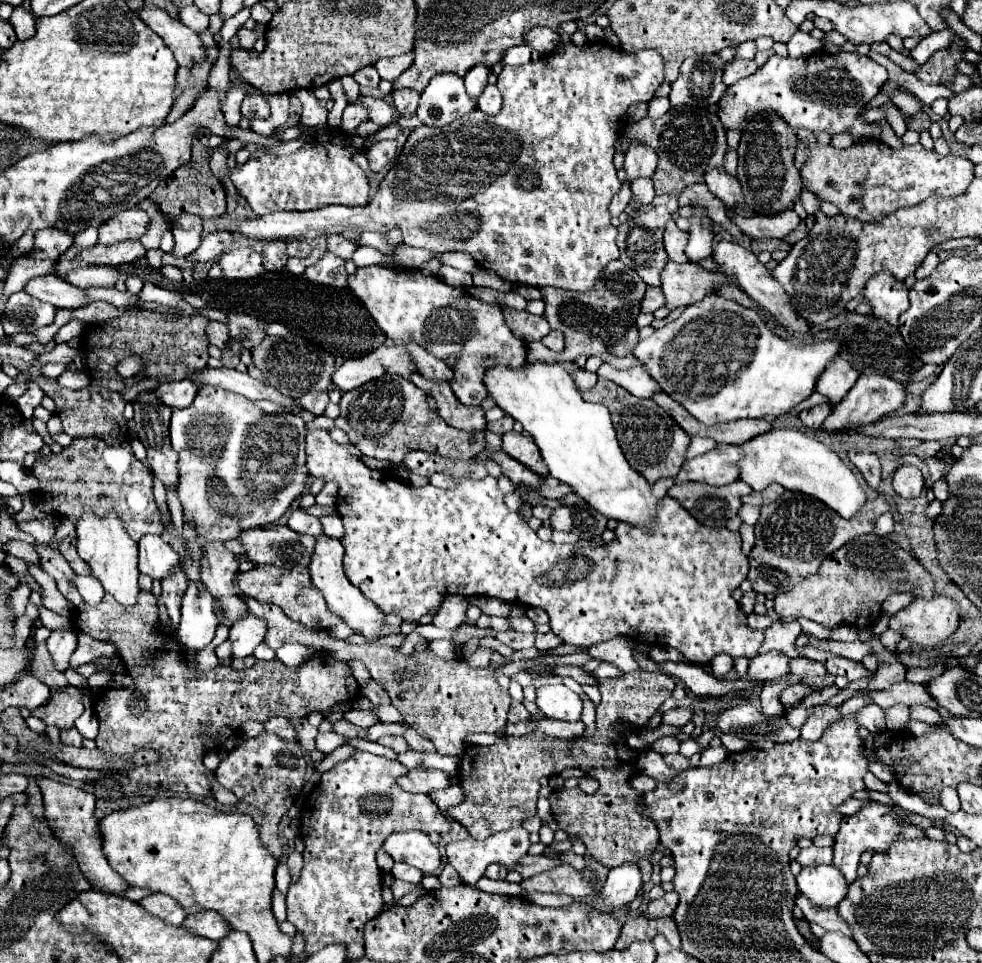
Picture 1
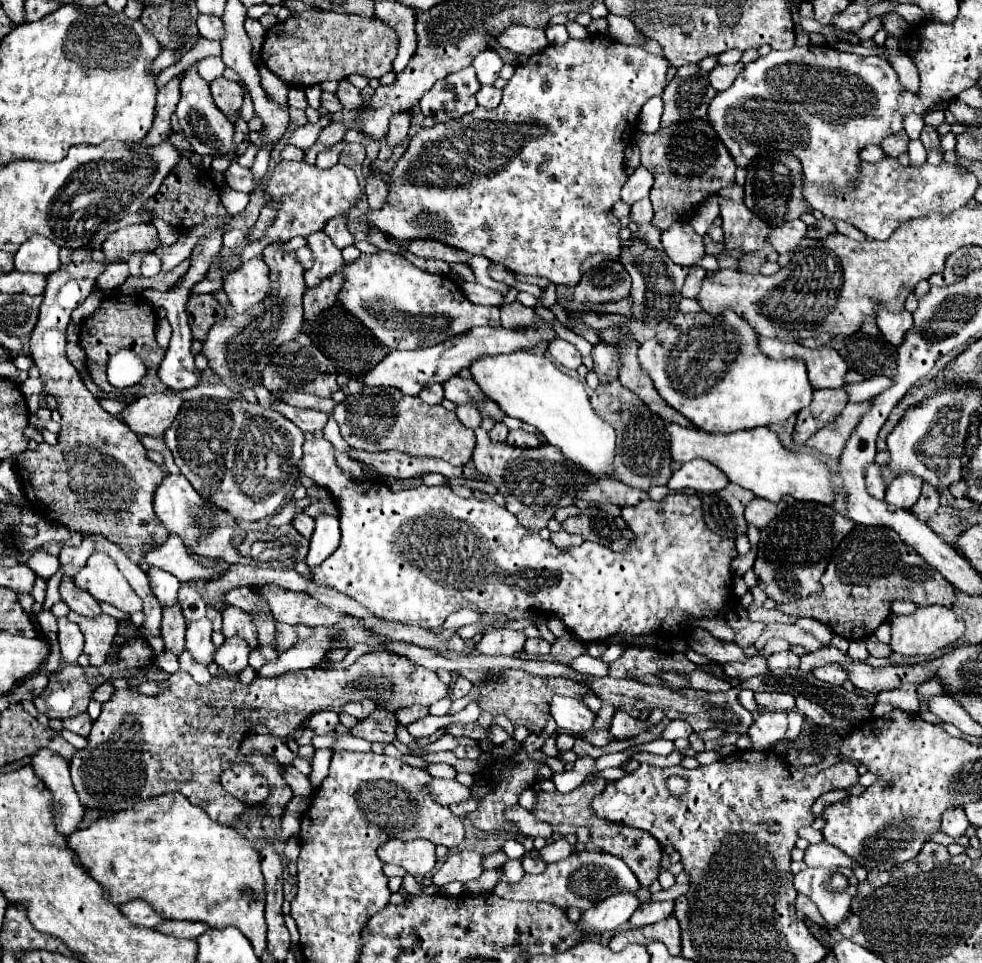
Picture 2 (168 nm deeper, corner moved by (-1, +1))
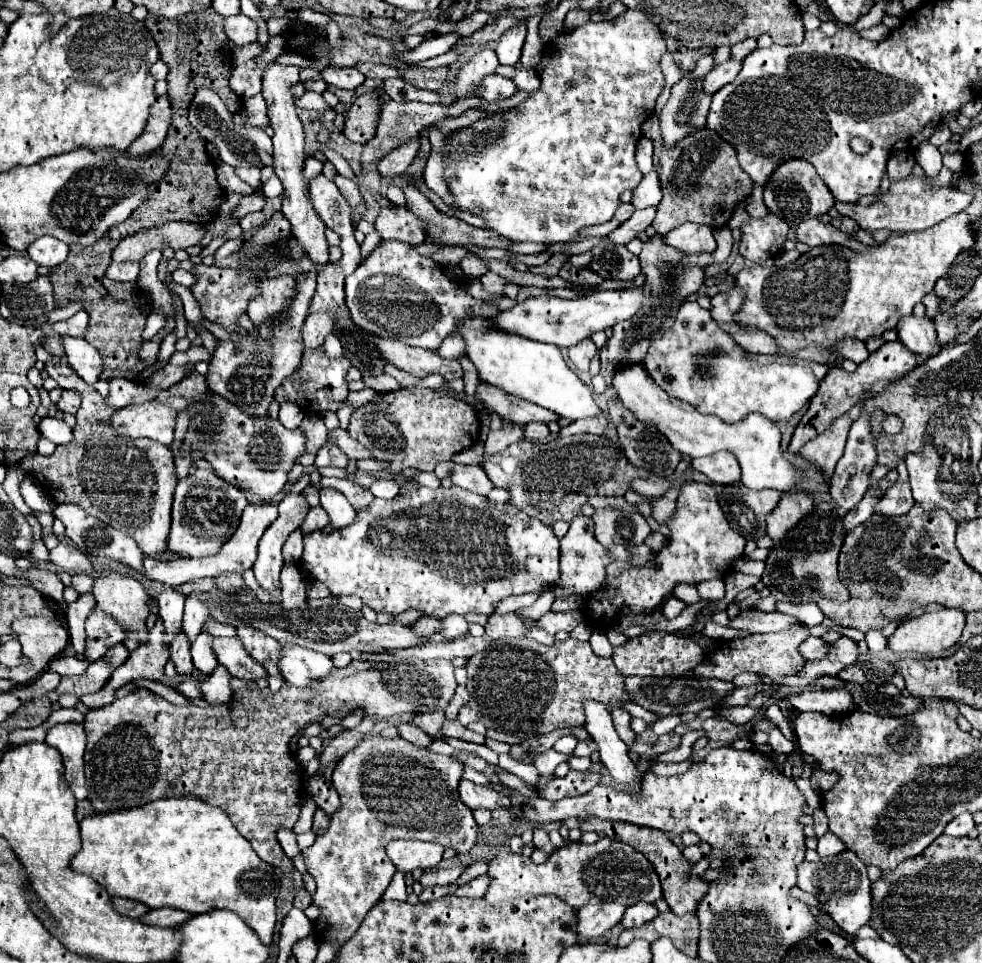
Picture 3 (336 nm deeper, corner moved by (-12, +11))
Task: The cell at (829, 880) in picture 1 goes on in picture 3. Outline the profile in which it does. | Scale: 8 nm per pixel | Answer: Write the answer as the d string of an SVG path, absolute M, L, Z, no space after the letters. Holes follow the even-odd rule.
M844 850L830 858L820 858L818 862L802 862L798 868L798 886L804 892L814 894L822 908L830 914L830 918L850 936L866 926L872 918L872 890L866 874L866 864L858 860L858 856L850 850Z

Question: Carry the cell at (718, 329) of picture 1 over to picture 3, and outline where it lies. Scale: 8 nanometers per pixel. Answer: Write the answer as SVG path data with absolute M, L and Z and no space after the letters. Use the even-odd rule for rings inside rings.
M684 302L682 304L682 308L680 308L680 312L676 314L676 320L674 320L674 324L672 324L672 328L662 336L662 338L658 338L658 340L654 340L652 344L650 344L650 348L648 348L648 354L646 354L646 358L644 358L644 366L646 366L646 370L648 370L648 374L654 378L654 382L668 394L668 396L672 396L672 398L678 398L678 400L682 400L682 402L688 402L688 404L692 404L698 412L702 412L702 414L714 414L714 416L718 416L718 418L722 418L724 422L738 422L738 420L742 420L742 418L746 418L748 414L752 414L752 412L758 412L758 414L762 414L762 416L766 416L768 420L772 420L772 422L780 422L780 420L790 420L790 416L792 414L796 414L814 394L816 394L816 390L818 390L818 380L814 378L814 374L812 374L812 370L810 368L806 368L806 366L796 366L796 364L768 364L768 366L758 366L758 364L752 364L746 356L744 356L744 350L726 334L726 332L722 332L720 328L718 328L718 324L712 320L712 316L710 316L710 310L704 310L704 308L700 308L698 306L698 302Z

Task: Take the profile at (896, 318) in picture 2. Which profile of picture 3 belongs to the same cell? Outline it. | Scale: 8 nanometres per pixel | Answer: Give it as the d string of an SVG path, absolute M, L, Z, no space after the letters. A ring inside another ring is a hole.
M906 316L898 322L896 326L898 330L898 338L900 342L916 352L916 354L934 354L938 350L938 342L936 342L936 330L934 330L934 322L928 318L916 318L916 316Z

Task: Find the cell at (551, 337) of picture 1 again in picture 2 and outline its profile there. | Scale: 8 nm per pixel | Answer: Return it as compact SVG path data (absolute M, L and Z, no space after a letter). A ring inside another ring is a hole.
M555 338L553 342L549 342L549 352L551 356L563 364L565 368L571 368L571 370L577 370L577 366L581 364L581 354L575 350L573 344L569 344L567 340L561 340L561 338Z

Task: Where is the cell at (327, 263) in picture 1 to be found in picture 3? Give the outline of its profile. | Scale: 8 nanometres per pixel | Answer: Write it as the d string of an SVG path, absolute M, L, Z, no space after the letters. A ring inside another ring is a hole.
M312 314L302 324L302 342L304 350L320 348L324 344L324 338L332 332L332 316L328 314Z

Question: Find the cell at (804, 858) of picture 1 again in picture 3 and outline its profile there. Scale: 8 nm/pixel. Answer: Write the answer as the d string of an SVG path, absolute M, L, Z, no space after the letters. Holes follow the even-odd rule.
M826 832L822 838L818 838L816 850L820 856L834 856L834 854L844 850L844 842L838 836L834 836L832 832Z

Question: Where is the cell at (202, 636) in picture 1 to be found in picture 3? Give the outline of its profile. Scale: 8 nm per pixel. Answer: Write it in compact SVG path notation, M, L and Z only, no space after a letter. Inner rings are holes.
M202 632L194 642L192 642L192 660L194 668L198 668L202 674L212 674L214 668L218 666L216 656L212 656L212 636Z

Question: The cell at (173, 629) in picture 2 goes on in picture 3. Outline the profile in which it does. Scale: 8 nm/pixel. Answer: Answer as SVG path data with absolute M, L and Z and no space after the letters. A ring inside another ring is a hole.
M180 632L180 636L176 636L176 640L170 646L170 660L176 666L176 672L180 676L188 676L194 670L192 658L190 658L190 644L188 640L184 640L184 632Z

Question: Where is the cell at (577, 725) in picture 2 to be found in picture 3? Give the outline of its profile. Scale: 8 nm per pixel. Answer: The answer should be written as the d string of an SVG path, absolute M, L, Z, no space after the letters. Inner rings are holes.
M584 702L586 710L586 732L592 736L592 740L600 748L600 760L612 780L624 788L624 790L634 790L632 786L640 786L642 774L638 772L636 764L628 758L628 746L620 740L618 732L614 730L612 716L602 704L596 702Z

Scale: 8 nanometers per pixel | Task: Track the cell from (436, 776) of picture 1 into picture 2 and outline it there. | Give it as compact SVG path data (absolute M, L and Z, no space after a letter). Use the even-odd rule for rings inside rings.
M433 778L427 786L429 794L441 804L441 806L449 806L461 800L471 798L471 790L463 784L459 784L457 780L445 780L445 778Z

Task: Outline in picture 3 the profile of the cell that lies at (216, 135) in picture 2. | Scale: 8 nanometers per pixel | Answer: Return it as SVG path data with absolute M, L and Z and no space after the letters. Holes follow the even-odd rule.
M200 88L190 104L190 112L188 112L188 120L190 124L200 132L202 138L216 142L220 160L238 168L264 168L264 166L272 166L272 138L266 136L260 128L246 128L246 126L234 126L234 116L228 112L226 104L220 100L220 96L216 92L212 92L210 88Z

